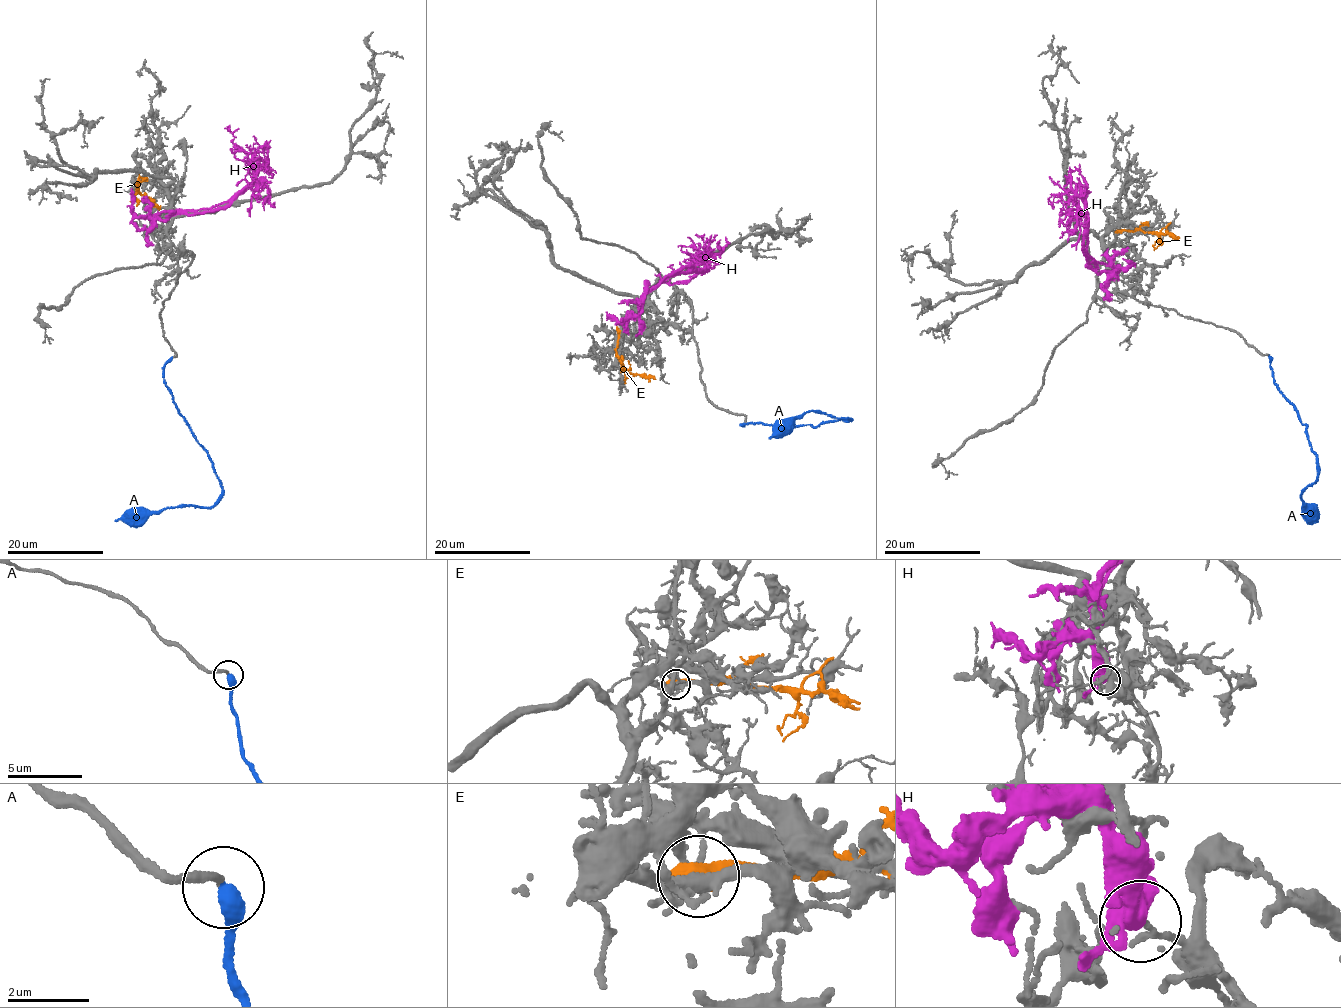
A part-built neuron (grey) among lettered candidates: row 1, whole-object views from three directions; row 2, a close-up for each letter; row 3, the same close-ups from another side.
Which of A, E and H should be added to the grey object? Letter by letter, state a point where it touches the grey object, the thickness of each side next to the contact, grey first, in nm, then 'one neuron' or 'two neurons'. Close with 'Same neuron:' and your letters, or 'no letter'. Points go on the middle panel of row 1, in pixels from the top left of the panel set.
A: (743, 424) | 160/480 nm | one neuron
E: (619, 331) | 340/500 nm | two neurons
H: (643, 330) | 150/340 nm | two neurons
Same neuron: A

